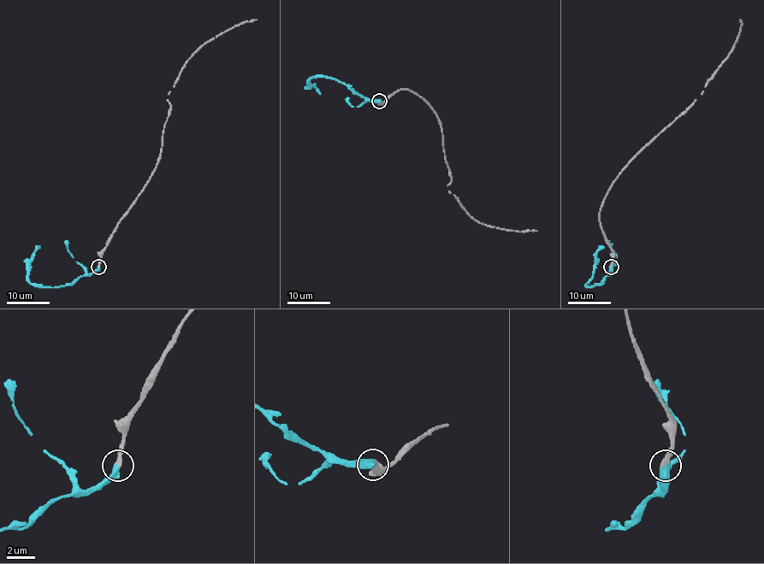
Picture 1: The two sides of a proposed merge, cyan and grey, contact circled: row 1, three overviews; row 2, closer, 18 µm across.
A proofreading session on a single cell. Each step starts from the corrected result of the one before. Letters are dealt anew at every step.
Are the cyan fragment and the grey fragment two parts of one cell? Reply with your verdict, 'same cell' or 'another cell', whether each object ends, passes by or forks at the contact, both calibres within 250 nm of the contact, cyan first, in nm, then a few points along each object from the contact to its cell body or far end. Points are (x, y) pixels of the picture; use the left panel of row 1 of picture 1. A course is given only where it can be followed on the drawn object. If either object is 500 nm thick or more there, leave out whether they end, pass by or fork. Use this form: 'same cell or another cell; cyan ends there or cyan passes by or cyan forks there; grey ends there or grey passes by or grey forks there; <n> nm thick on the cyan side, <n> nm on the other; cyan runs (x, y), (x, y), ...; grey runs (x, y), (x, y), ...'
same cell; 500 nm thick on the cyan side, 320 nm on the other; cyan runs (98, 266), (69, 285), (34, 286), (28, 278), (28, 265), (32, 253), (39, 247); grey runs (98, 266), (102, 250), (155, 167), (170, 108), (168, 94), (185, 62), (204, 44), (235, 26), (257, 20)

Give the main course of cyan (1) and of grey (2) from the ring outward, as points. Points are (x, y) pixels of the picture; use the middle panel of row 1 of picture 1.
1: (379, 102), (361, 97), (334, 79), (311, 77), (309, 83), (320, 94)
2: (379, 102), (396, 91), (409, 90), (435, 113), (451, 177), (448, 191), (465, 211), (485, 225), (537, 231)

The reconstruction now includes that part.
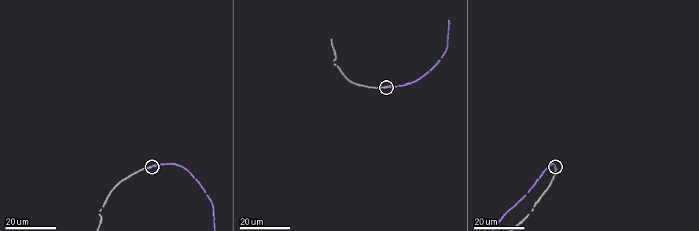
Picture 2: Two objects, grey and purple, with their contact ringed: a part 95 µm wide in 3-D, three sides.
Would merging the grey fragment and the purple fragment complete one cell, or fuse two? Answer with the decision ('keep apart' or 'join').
join

